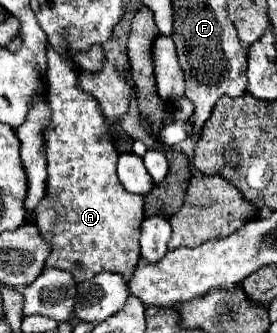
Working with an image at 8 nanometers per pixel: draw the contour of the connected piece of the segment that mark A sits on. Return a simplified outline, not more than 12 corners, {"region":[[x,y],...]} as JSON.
{"region":[[48,57],[46,267],[130,279],[144,201],[98,101]]}

